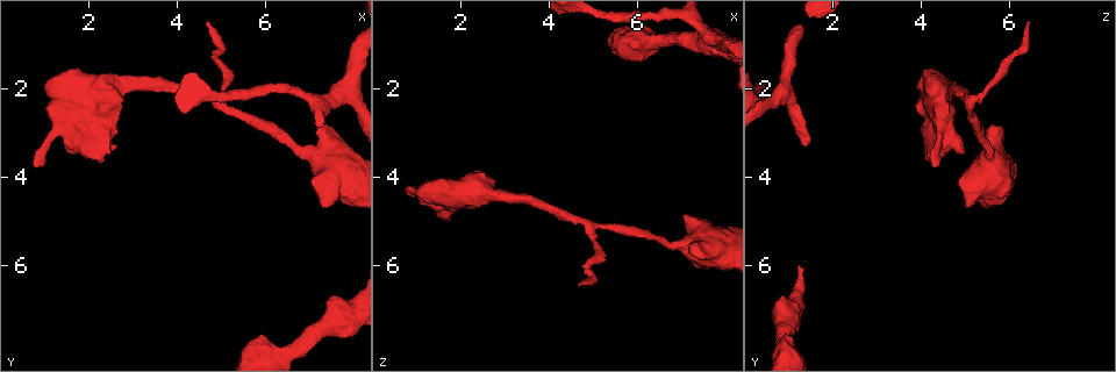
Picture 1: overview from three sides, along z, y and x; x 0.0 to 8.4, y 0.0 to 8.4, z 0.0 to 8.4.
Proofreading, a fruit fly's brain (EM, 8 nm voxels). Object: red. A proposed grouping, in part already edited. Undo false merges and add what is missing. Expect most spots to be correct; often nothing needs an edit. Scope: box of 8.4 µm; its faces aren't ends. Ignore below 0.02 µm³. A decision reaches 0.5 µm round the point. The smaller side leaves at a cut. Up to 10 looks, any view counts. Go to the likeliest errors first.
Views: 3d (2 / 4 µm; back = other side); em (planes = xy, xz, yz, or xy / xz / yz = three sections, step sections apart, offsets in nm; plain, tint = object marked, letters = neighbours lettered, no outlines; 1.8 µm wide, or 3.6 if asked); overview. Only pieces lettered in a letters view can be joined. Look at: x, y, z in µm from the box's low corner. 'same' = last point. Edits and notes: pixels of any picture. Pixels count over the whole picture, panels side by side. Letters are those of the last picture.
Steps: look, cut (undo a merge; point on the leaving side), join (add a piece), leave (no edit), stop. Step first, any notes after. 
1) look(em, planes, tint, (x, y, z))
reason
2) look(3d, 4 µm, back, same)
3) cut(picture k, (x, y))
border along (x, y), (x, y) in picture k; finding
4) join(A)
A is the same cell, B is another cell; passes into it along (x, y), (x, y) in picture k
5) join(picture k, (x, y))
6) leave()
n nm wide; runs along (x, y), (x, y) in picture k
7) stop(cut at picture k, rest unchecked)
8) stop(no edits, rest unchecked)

look(3d, 4 µm, (0.75, 3.80, 4.25))
branch stops here

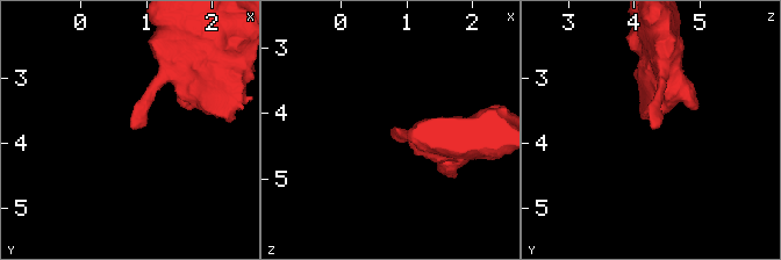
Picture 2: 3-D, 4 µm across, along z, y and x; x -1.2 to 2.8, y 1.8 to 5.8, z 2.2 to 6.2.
look(em, planes, plain, (0.80, 3.80, 4.25))
now the EM

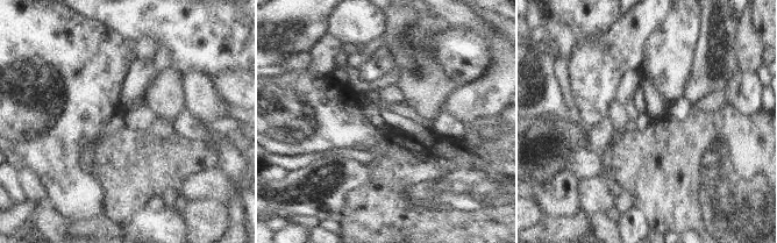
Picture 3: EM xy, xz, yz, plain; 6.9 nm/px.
look(em, planes, letters, same)

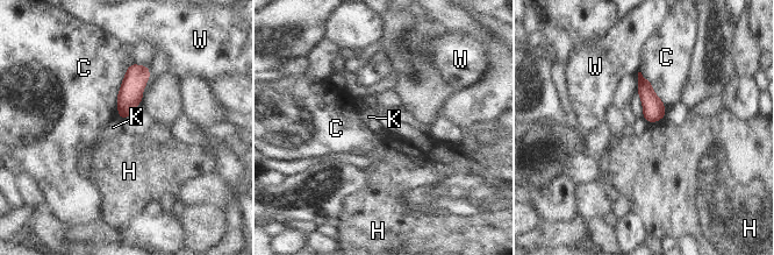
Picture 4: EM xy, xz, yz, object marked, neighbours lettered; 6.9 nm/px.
leave()
C, H, K and W are other cells; none of them fits

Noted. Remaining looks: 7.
look(em, 3.6 µm, planes, letters, (5.90, 7.60, 1.10))
thick end

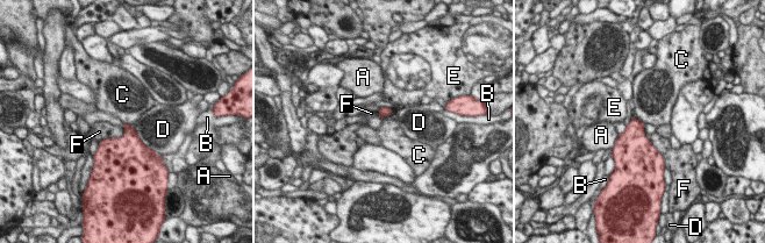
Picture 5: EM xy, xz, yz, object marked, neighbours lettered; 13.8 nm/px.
leave()
A, B, C, D, E and F are other cells; no lettered piece goes on from it

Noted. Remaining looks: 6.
look(3d, 4 µm, (7.30, 2.90, 5.80))
thick end

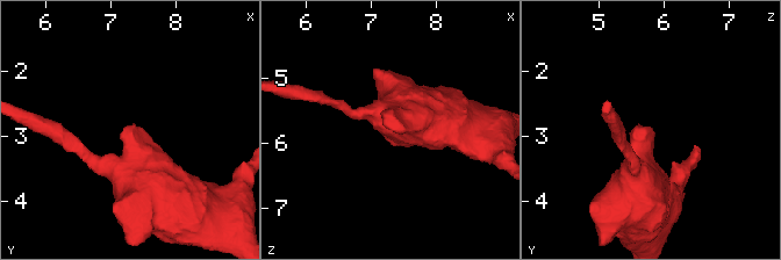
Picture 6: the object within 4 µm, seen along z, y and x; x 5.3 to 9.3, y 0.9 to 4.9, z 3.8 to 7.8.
look(em, yz, step 8, letters, (7.25, 2.90, 5.75))
shape alone is not enough

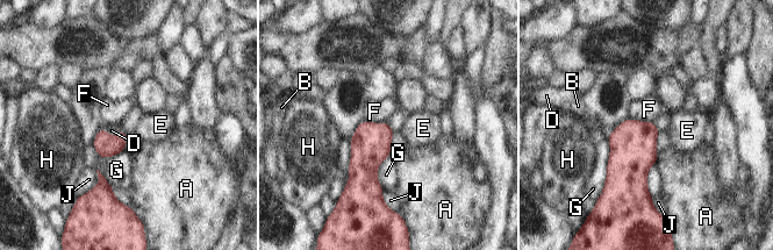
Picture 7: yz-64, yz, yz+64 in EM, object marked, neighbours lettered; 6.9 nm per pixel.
look(em, planes, letters, same)
another direction

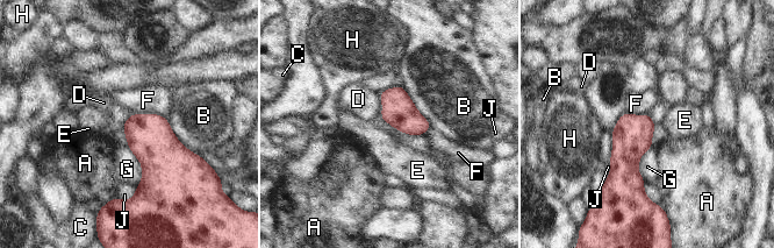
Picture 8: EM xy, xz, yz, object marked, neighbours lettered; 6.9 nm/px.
leave()
A, B, C, D, E, F, G, H and J are other cells; border along (131, 113), (157, 113), (165, 118) in picture 8; no lettered piece goes on from it

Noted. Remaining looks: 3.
look(em, xy, step 8, tint, (4.90, 2.30, 5.05))
abrupt turn

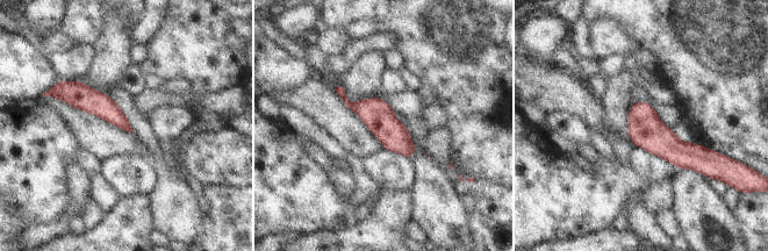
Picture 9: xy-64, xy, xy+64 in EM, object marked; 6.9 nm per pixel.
look(em, planes, tint, same)
cut it another way

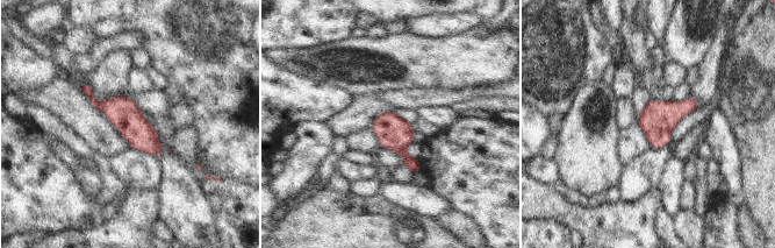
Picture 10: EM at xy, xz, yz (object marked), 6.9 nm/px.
look(em, planes, letters, same)
what lies round it

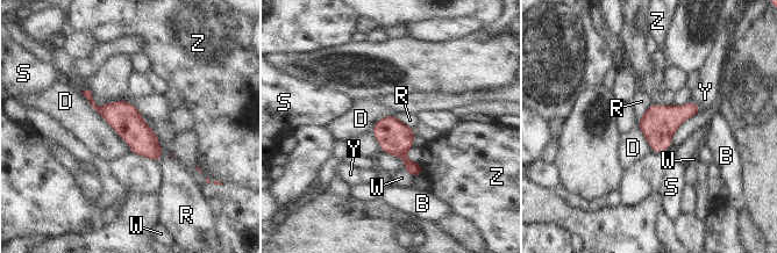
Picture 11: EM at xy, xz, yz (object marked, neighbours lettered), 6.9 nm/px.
leave()
B, D, R, S, W, Y and Z are other cells; border along (80, 92), (132, 152) in picture 11; one cell here

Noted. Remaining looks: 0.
stop(no edits, rest unchecked)

